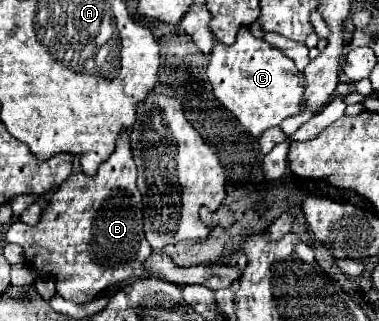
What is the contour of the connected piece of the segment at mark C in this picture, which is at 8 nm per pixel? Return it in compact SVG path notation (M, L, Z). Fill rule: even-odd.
M249 28L239 30L233 46L225 46L215 40L207 66L207 78L221 106L227 108L255 138L259 138L267 128L279 126L285 118L301 112L301 98L305 90L303 74L281 50L253 38Z

